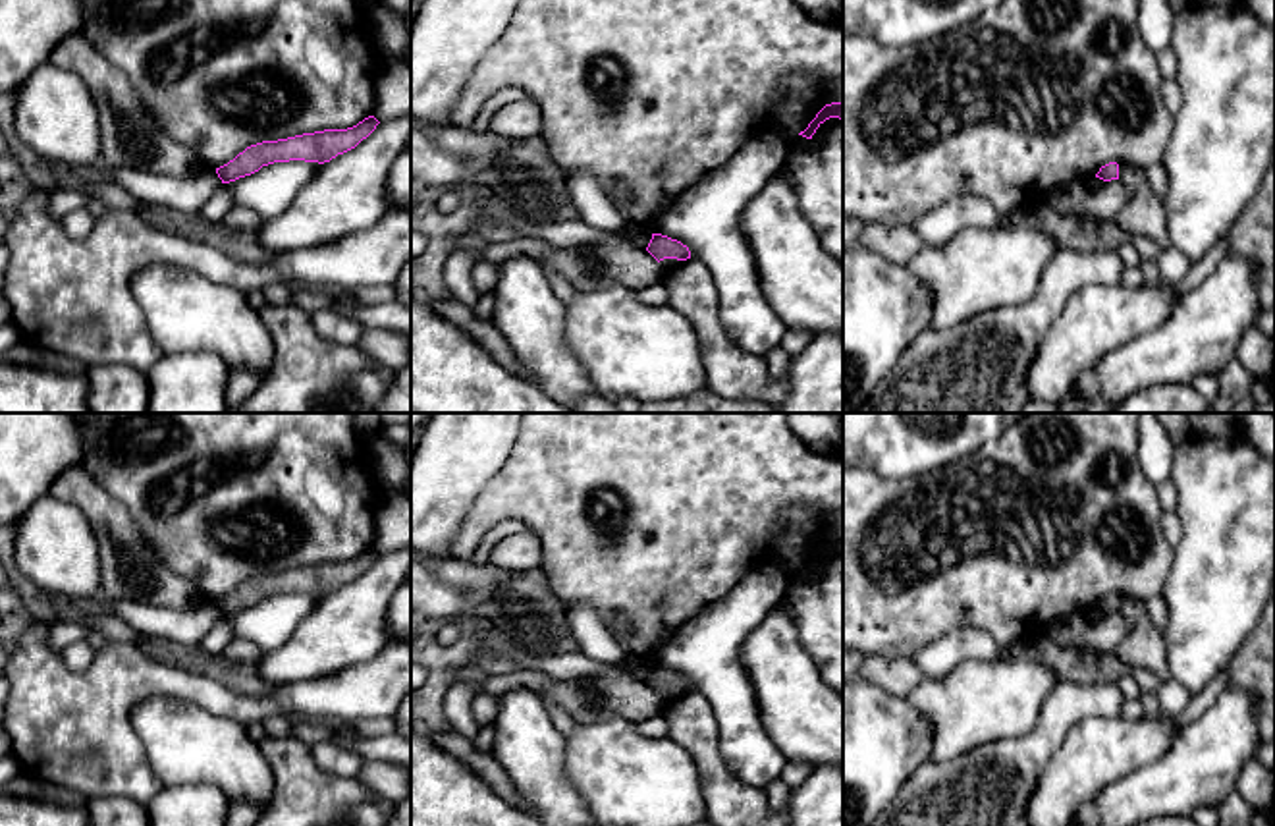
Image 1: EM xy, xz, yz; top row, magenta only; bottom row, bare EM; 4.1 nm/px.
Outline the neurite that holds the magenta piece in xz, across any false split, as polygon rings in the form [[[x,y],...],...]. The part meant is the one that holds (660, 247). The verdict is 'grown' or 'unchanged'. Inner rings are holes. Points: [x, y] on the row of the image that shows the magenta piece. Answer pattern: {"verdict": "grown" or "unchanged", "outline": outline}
{"verdict": "unchanged", "outline": [[[652,234],[652,239],[646,247],[646,251],[660,262],[664,259],[677,259],[677,261],[687,261],[691,259],[691,251],[687,245],[683,245],[677,239],[671,239],[662,234]]]}

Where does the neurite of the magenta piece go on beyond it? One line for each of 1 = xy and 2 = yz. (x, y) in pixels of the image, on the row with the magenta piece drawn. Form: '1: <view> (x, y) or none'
1: none
2: none

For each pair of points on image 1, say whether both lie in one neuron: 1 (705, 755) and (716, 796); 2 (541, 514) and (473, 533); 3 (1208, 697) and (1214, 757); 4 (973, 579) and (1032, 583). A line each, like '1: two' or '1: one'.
1: one
2: one
3: two
4: one

